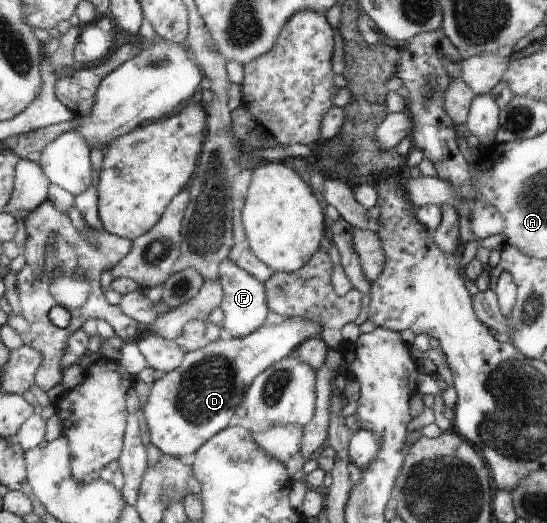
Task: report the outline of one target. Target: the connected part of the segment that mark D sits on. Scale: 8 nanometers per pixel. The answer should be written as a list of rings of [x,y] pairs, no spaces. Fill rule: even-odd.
[[[288,318],[287,321],[276,325],[263,325],[251,335],[228,339],[228,341],[215,340],[202,348],[187,352],[185,360],[177,370],[169,371],[152,382],[148,401],[142,407],[151,442],[163,454],[180,459],[193,455],[211,438],[228,428],[228,423],[236,414],[237,407],[244,403],[244,394],[248,392],[249,386],[262,371],[269,370],[279,360],[293,354],[309,338],[319,337],[322,334],[323,325],[307,318]]]

